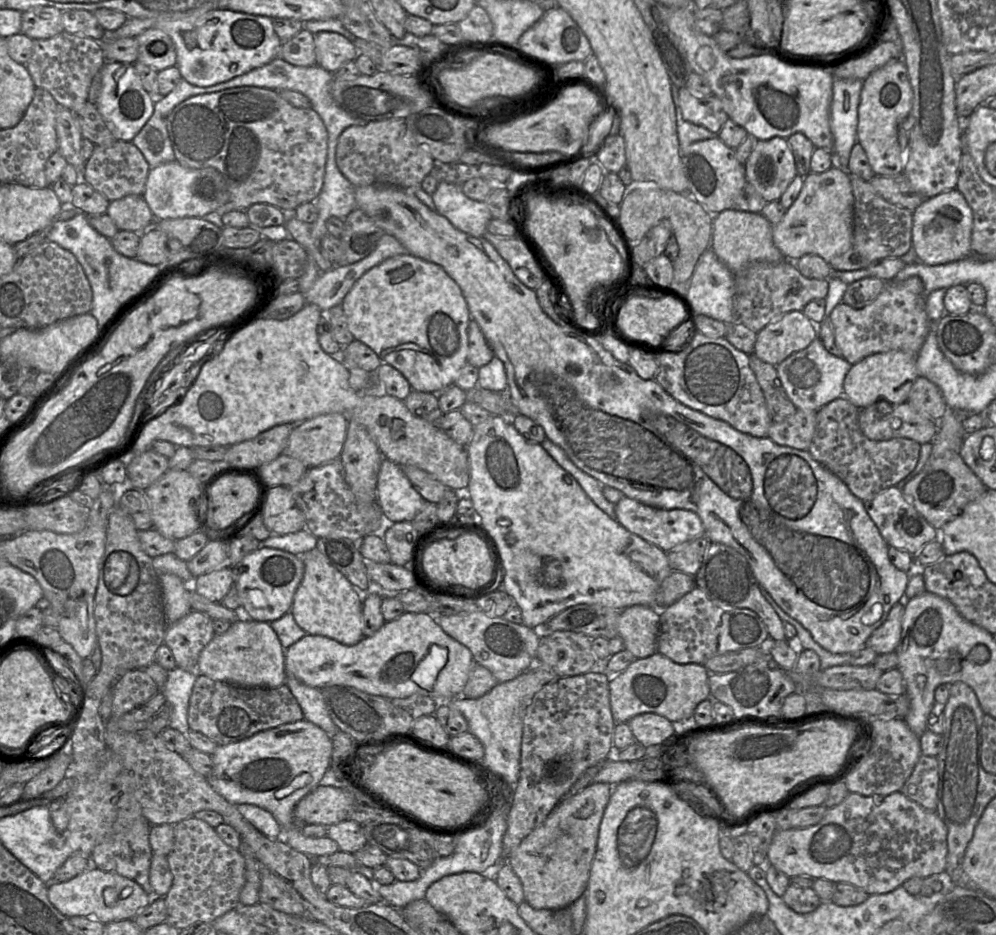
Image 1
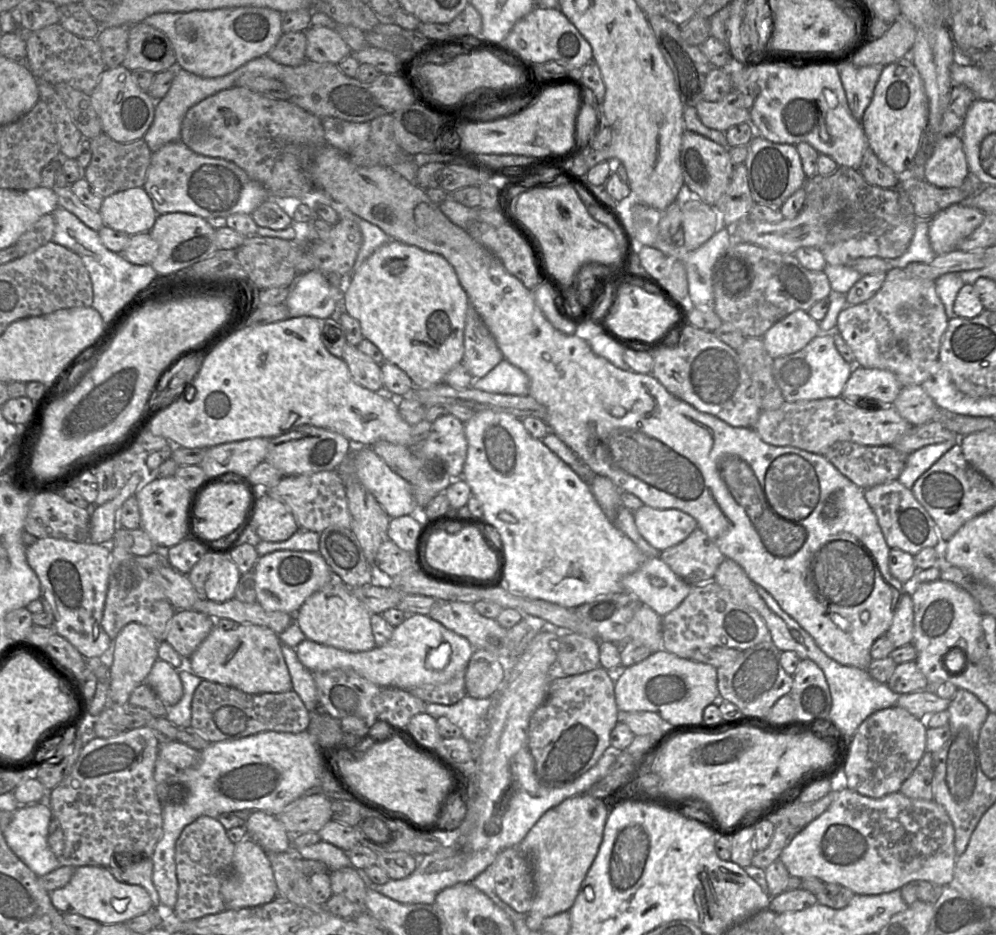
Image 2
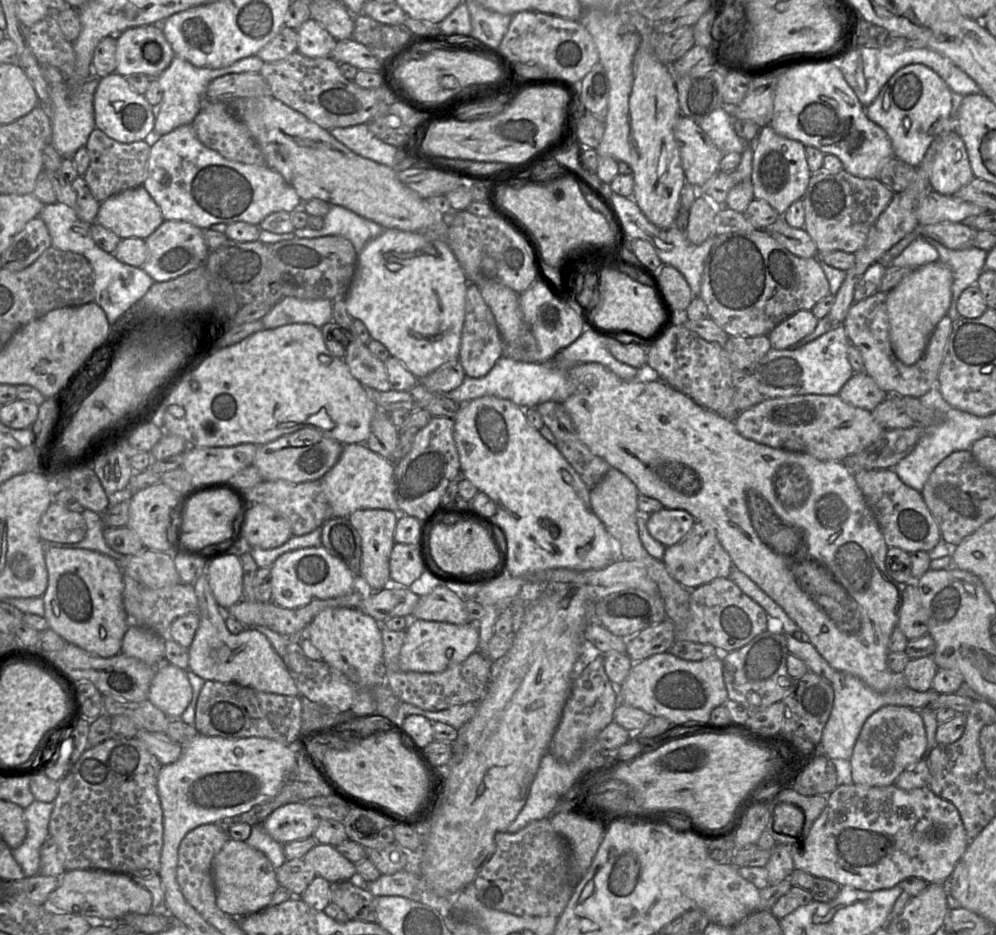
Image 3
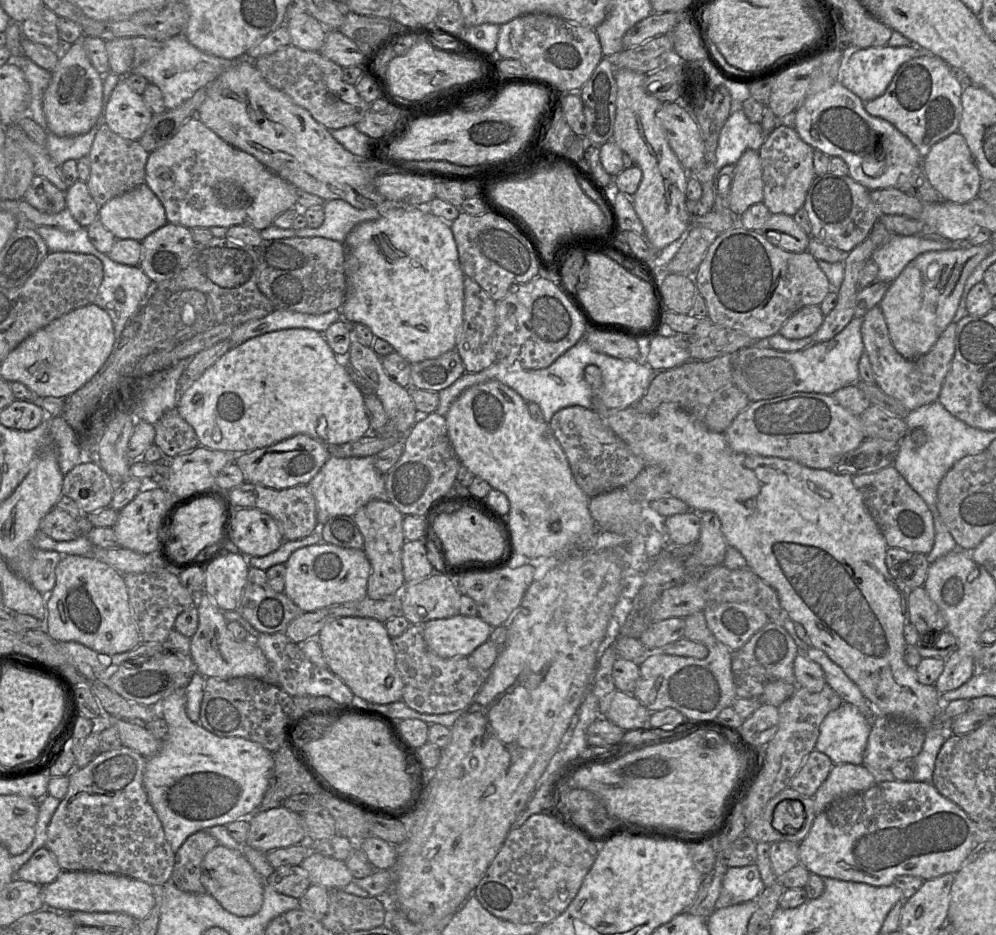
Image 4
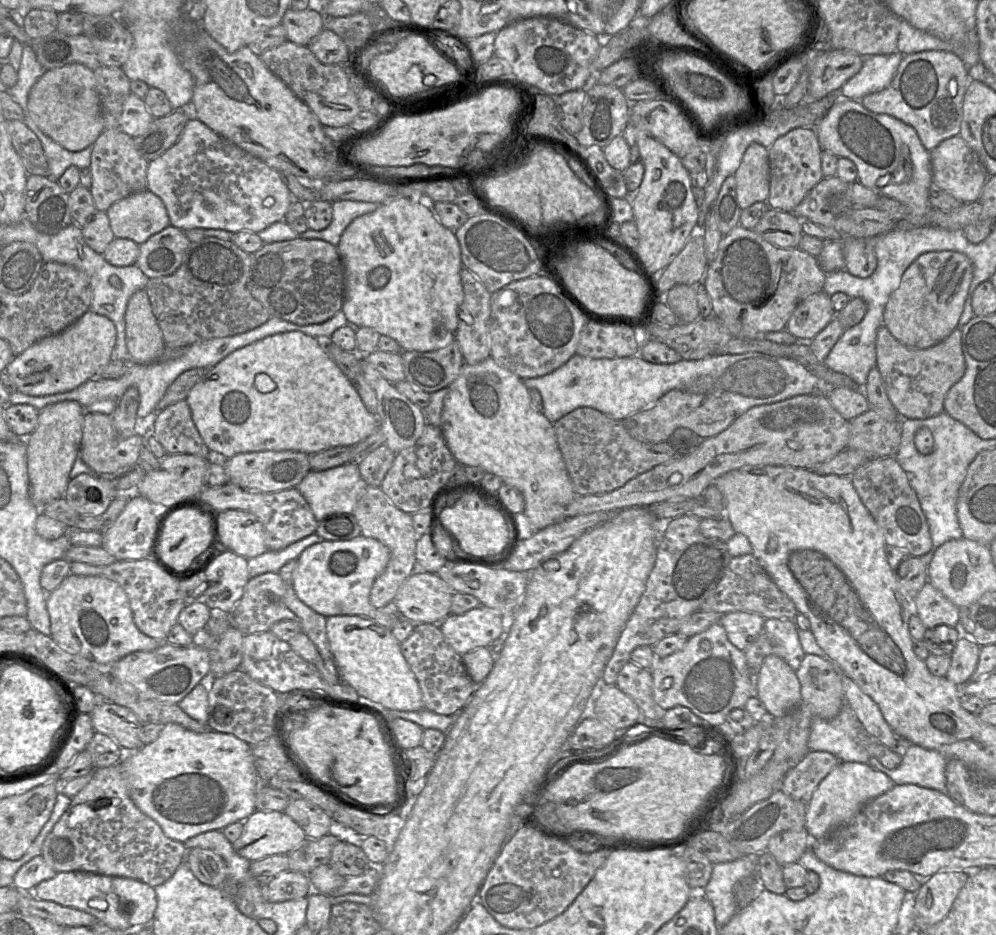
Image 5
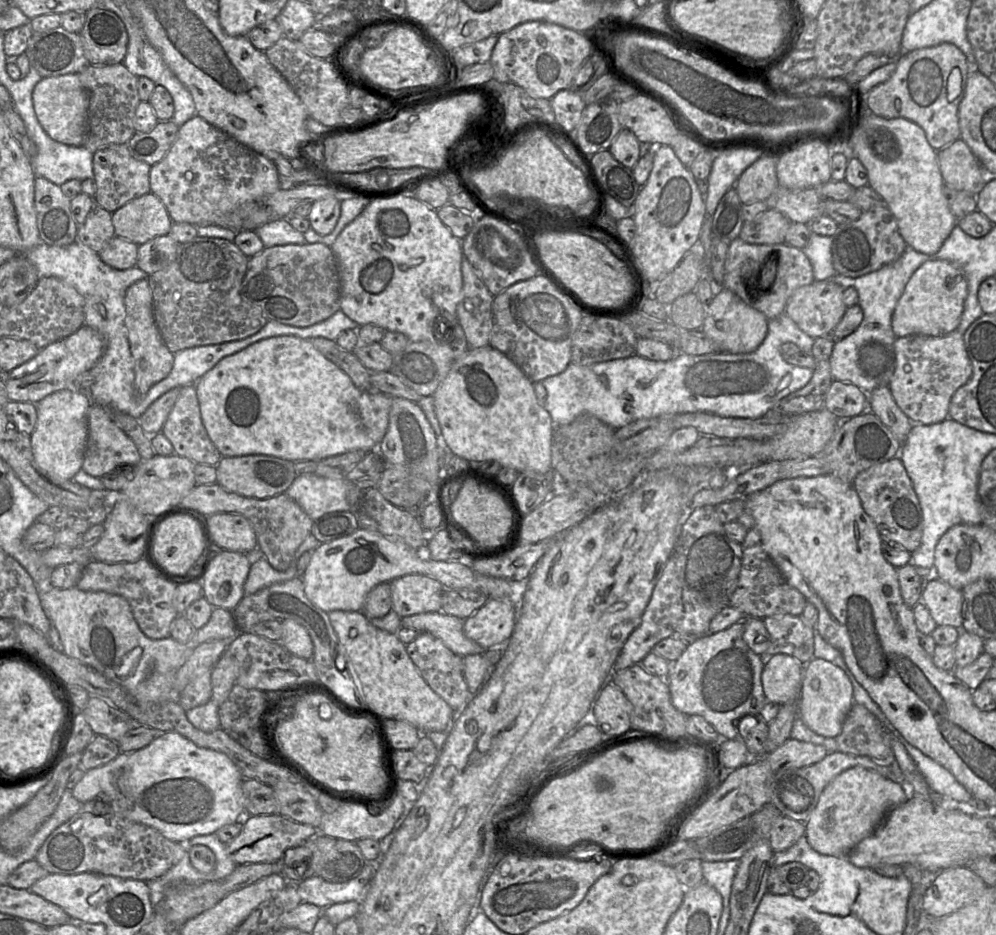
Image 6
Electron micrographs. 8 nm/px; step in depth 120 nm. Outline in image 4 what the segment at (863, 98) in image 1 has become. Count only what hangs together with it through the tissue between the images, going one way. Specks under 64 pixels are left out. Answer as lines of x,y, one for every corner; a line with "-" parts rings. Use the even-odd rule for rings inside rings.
935,55
921,56
901,65
884,94
864,102
864,109
896,127
925,158
934,144
958,132
963,89
955,71
945,61

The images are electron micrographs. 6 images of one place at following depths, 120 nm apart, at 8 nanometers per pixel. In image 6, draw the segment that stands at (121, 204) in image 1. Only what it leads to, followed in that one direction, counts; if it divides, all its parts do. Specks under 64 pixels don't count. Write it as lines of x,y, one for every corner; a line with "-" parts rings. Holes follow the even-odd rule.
150,192
113,212
112,223
115,236
142,245
169,234
173,221
162,201

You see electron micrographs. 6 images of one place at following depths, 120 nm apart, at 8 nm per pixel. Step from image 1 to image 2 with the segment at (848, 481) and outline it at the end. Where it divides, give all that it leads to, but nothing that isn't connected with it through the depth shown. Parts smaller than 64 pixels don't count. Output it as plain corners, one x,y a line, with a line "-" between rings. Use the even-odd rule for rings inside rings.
850,441
836,442
823,456
846,478
862,489
896,480
906,466
906,455
892,445
866,446

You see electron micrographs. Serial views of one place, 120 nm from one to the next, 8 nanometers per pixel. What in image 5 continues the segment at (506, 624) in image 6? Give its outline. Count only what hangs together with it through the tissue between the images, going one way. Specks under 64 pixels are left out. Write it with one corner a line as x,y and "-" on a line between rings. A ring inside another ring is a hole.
478,606
463,614
449,614
442,623
434,623
439,625
445,641
453,648
455,652
464,655
479,647
487,647
493,640
498,638
503,632
502,614
485,606

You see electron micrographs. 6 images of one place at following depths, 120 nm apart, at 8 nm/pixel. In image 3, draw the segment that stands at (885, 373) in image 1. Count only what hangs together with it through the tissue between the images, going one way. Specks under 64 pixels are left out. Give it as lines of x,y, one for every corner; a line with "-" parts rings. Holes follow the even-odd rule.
854,373
838,395
845,403
867,411
872,411
888,397
867,373

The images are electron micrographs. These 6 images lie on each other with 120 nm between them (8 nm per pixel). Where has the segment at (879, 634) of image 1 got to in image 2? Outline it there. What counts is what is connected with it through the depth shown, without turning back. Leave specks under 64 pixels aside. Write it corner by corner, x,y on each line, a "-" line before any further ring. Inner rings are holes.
904,593
894,614
892,624
885,636
895,648
912,644
914,629
914,607
912,596

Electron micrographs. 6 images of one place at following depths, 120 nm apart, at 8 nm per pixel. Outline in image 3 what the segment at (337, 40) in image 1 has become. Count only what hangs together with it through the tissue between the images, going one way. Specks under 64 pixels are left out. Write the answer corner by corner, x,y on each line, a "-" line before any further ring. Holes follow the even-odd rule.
308,19
297,29
297,51
309,58
331,57
337,40
313,19

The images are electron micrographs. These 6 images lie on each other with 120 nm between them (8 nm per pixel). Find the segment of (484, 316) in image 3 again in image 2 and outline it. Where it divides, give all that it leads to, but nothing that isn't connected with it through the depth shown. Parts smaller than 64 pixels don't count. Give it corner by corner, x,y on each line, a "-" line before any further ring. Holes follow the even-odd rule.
468,299
461,363
474,379
479,379
503,360
505,359
494,337

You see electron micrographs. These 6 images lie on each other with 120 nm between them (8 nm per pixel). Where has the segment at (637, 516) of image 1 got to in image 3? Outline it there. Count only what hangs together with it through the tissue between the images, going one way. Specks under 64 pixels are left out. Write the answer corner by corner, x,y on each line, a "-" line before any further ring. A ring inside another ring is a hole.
663,508
650,514
647,529
665,547
680,542
694,526
696,519
683,509

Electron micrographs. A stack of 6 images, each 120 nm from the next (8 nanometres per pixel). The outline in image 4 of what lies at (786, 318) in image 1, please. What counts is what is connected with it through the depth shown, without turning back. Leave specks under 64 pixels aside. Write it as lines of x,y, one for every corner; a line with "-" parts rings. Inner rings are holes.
820,305
805,306
782,325
779,333
791,340
806,338
820,328
824,318

